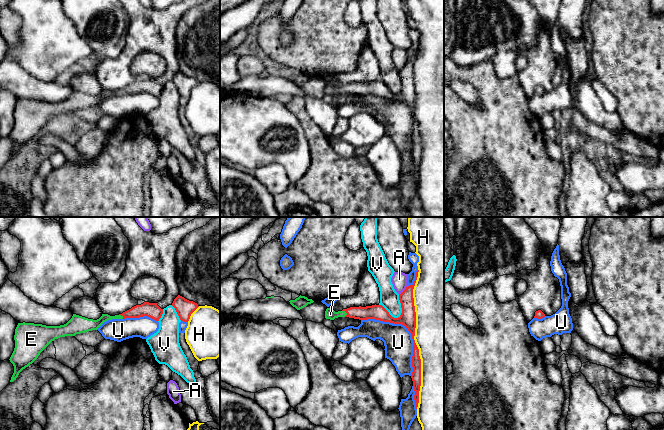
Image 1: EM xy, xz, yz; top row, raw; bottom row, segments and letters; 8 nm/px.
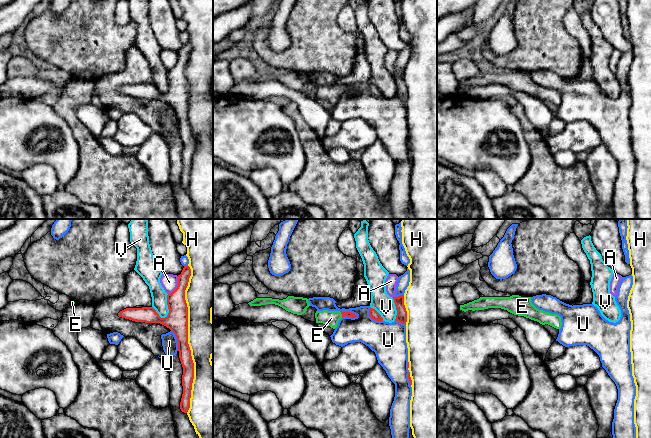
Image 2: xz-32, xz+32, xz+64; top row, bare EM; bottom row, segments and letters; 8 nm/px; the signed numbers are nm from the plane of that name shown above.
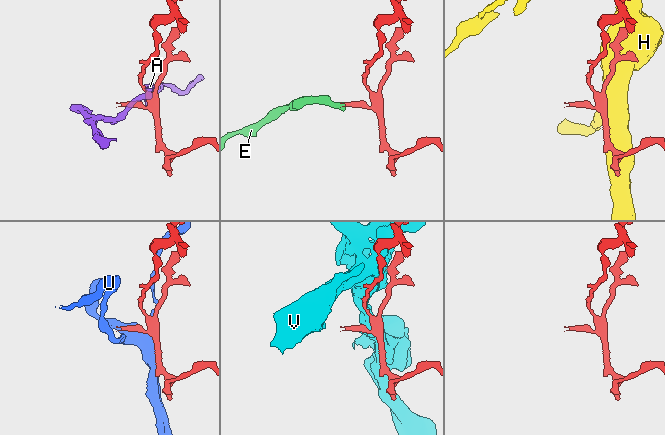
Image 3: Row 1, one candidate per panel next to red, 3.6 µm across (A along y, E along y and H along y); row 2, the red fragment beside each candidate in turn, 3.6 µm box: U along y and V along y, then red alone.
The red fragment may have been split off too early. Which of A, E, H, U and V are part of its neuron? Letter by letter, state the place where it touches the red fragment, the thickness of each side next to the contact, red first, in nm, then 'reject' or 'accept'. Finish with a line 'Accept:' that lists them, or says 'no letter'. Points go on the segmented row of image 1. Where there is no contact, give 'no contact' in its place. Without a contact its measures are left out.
A: xz (403, 291) | 130/130 nm | reject
E: xz (346, 312) | 120/80 nm | accept
H: xz (413, 339) | 130/460 nm | reject
U: xz (407, 328) | 130/240 nm | reject
V: xz (390, 315) | 130/160 nm | reject
Accept: E

